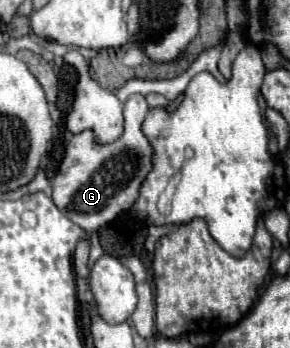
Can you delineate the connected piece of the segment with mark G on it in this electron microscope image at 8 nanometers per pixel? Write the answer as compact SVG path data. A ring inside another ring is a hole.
M217 44L217 46L201 52L199 58L181 76L175 76L171 80L139 80L139 78L135 78L135 80L129 80L123 88L119 88L115 94L121 102L125 102L133 94L125 102L125 132L119 140L115 140L111 144L97 144L93 140L91 130L69 136L59 170L51 178L51 188L53 188L51 198L63 216L67 216L71 222L81 226L83 230L95 232L101 226L111 224L113 220L117 220L117 216L121 212L131 208L131 204L135 202L135 198L139 194L141 182L145 180L145 176L151 170L151 152L153 150L151 150L149 140L141 132L141 124L149 110L145 94L157 92L157 94L163 94L167 100L175 100L179 94L185 92L189 80L203 70L211 72L219 82L225 82L225 78L217 70L221 48L223 46Z

